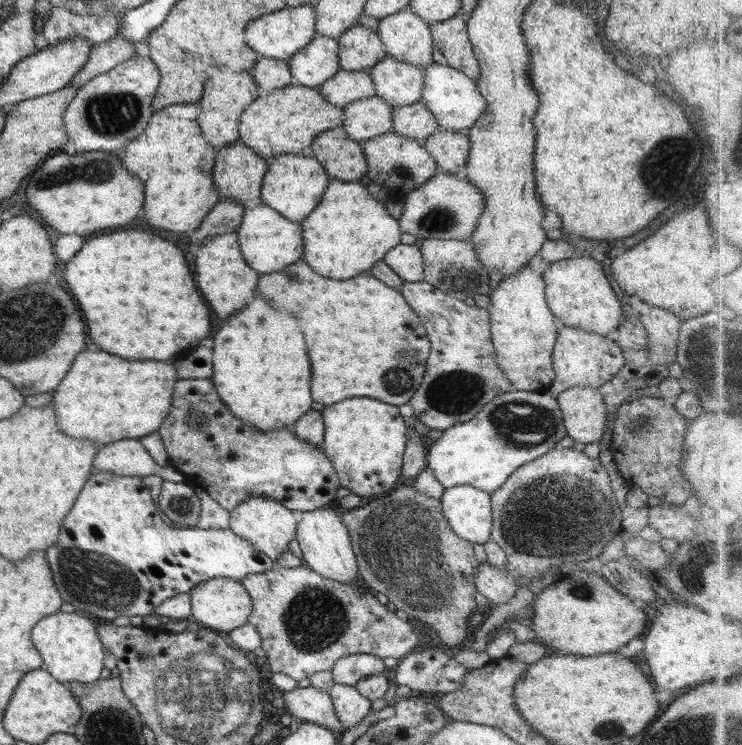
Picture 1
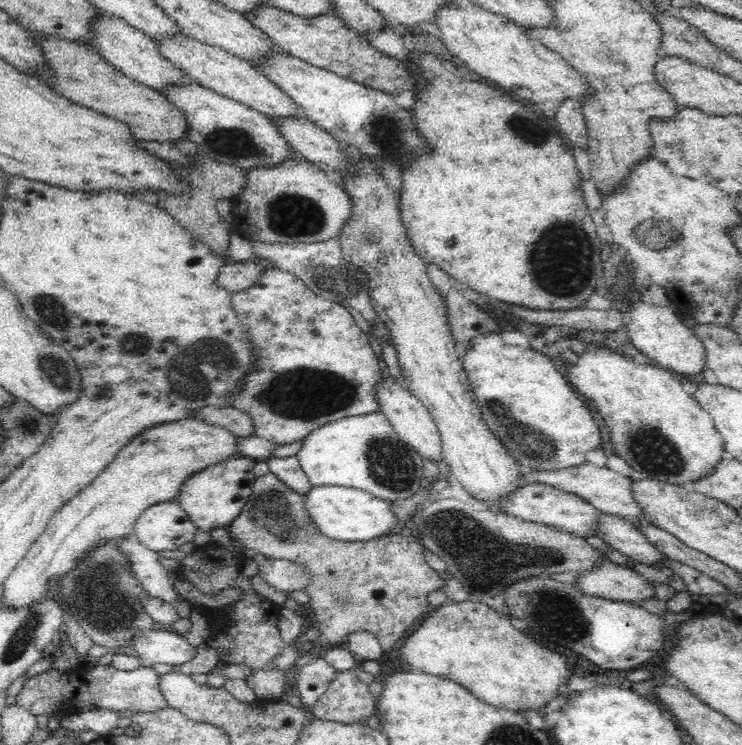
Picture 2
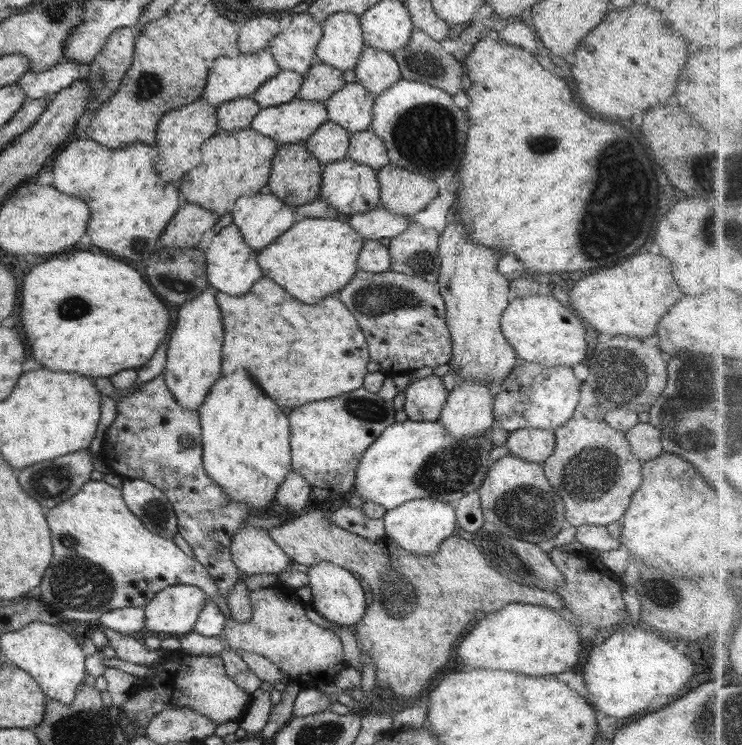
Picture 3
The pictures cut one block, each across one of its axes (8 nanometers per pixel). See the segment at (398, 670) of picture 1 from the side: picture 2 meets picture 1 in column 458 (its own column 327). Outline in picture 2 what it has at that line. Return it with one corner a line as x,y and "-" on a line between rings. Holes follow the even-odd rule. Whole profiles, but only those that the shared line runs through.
326,658
314,659
300,668
296,688
303,706
311,707
326,692
337,672

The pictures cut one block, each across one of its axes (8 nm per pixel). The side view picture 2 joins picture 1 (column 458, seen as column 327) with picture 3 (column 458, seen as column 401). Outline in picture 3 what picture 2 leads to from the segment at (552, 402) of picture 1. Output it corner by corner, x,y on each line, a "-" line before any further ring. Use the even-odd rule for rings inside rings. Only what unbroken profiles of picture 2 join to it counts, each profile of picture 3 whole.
406,419
404,422
394,422
388,426
364,452
364,456
358,462
356,478
354,478
355,494
362,498
363,502
376,501
384,506
387,511
398,508
400,504
409,500
434,497
455,504
468,492
477,491
480,488
493,461
490,452
495,448
492,443
491,429
472,437
454,439
446,427
440,421
415,421

